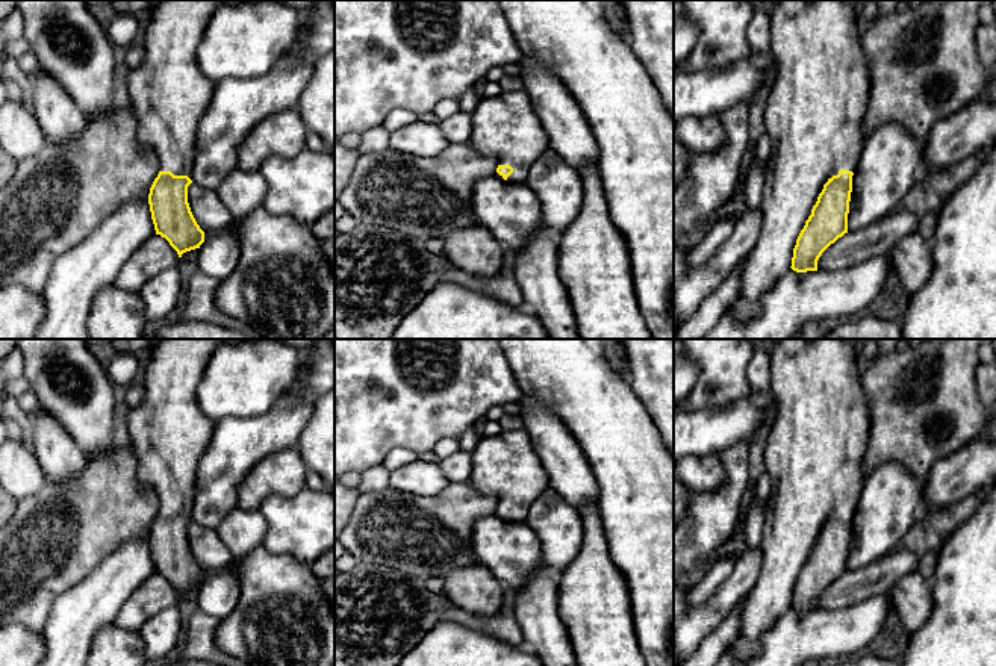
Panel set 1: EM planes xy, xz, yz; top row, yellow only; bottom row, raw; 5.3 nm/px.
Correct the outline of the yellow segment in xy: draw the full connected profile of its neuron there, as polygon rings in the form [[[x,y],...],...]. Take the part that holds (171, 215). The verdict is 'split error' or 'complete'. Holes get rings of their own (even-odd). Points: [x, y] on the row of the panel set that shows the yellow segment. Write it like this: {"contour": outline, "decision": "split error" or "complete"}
{"contour": [[[154,0],[145,26],[145,59],[127,76],[138,141],[156,156],[159,165],[148,194],[151,219],[156,235],[165,238],[179,257],[204,242],[204,232],[188,203],[188,186],[192,183],[198,124],[210,104],[215,83],[200,70],[197,48],[215,11],[241,2],[244,0]]], "decision": "split error"}

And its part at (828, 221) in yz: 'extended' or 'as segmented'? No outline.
extended

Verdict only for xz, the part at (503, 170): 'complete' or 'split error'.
split error

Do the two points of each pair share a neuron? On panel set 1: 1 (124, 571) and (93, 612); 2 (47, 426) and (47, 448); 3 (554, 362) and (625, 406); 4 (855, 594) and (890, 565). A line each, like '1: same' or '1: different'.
1: same
2: same
3: same
4: same

